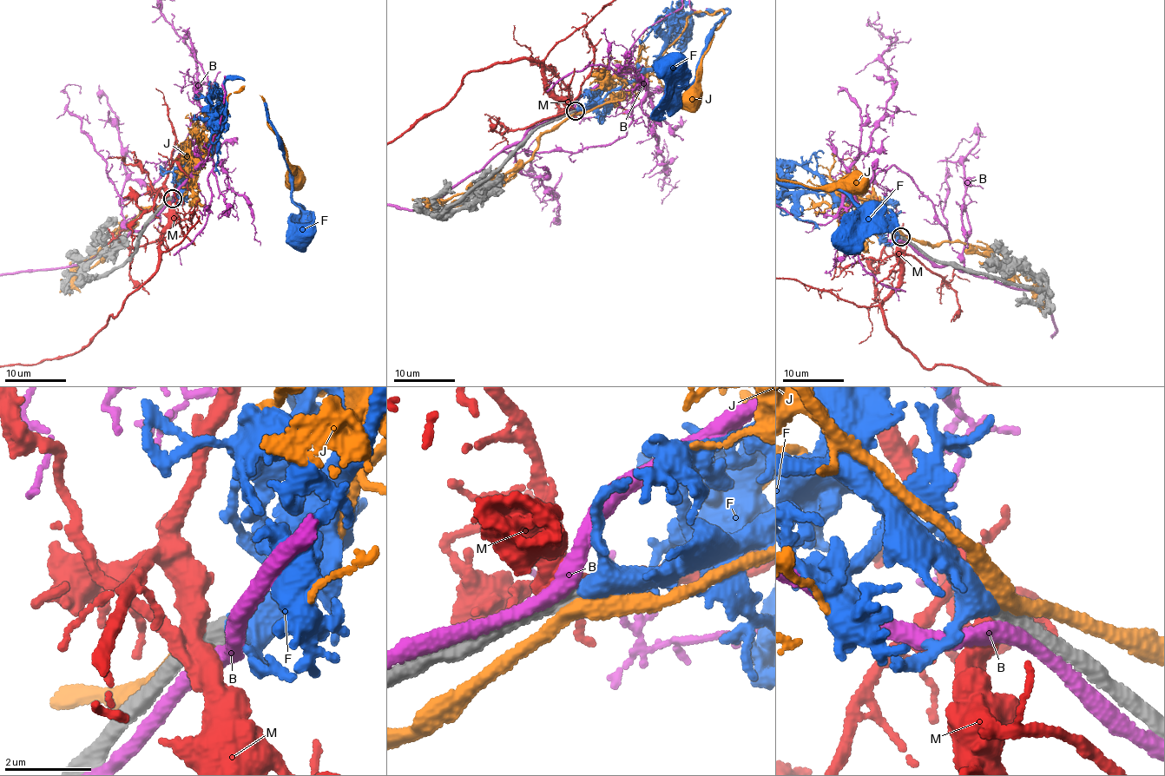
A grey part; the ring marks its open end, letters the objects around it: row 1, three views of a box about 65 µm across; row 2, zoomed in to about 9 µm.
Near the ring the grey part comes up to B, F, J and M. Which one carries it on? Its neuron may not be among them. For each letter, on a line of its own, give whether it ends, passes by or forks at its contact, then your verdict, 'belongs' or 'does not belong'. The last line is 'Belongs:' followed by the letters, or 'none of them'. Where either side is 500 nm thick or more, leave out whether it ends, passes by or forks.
B: it passes by; does not belong
F: it passes by; belongs
J: it passes by; does not belong
M: does not belong
Belongs: F

